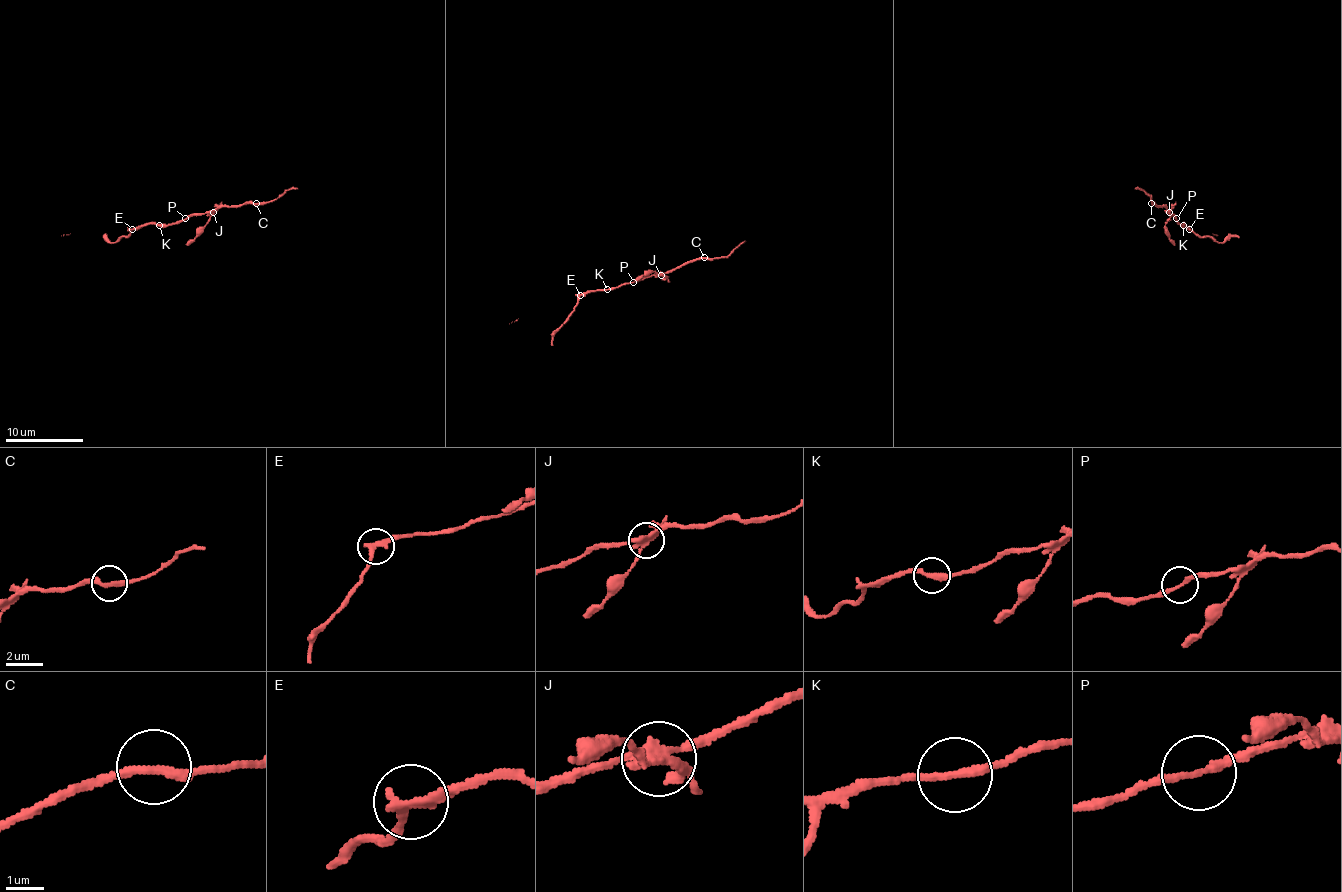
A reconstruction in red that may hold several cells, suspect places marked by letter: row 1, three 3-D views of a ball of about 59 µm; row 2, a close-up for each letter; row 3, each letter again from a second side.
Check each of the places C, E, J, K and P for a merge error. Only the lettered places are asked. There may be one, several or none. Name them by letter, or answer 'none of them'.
E, J

